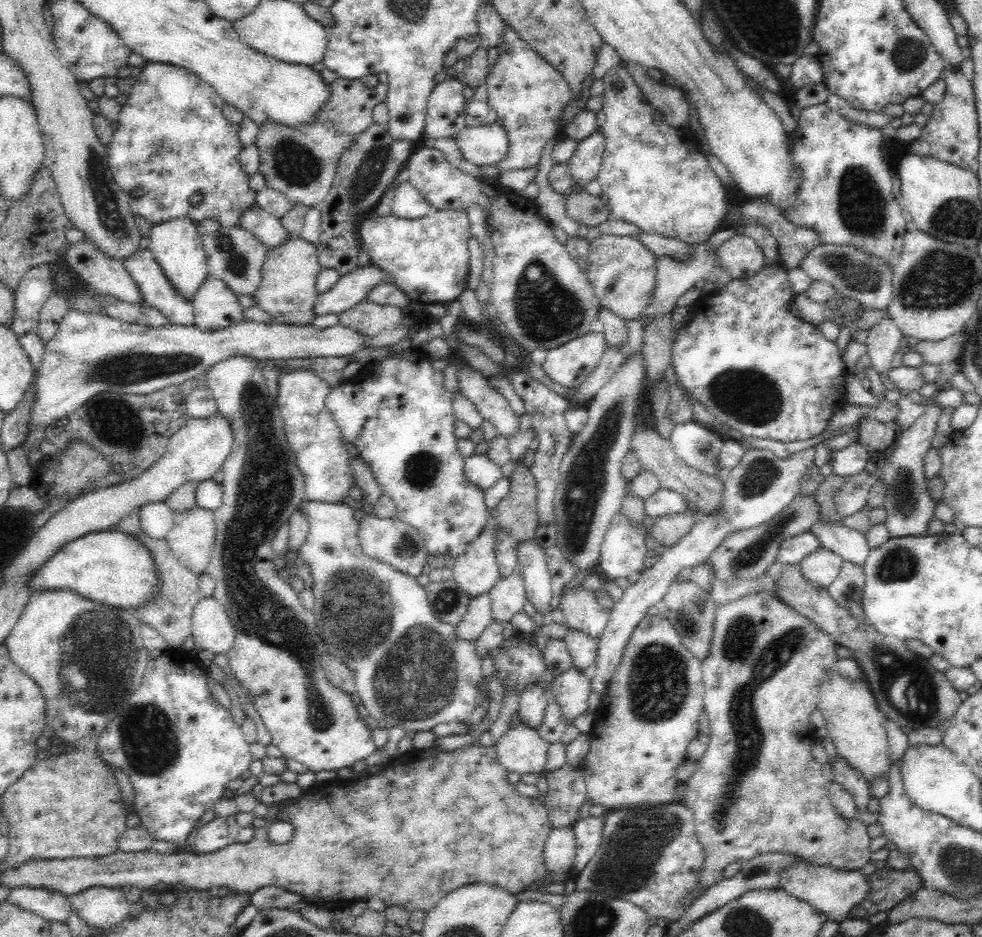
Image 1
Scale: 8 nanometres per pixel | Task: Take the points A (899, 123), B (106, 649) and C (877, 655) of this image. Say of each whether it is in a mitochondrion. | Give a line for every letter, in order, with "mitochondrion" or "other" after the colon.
A: other
B: mitochondrion
C: mitochondrion

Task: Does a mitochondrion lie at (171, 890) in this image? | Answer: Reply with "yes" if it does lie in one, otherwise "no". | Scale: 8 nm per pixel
no

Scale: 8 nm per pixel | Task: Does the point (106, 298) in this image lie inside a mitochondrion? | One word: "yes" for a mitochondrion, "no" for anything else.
no

